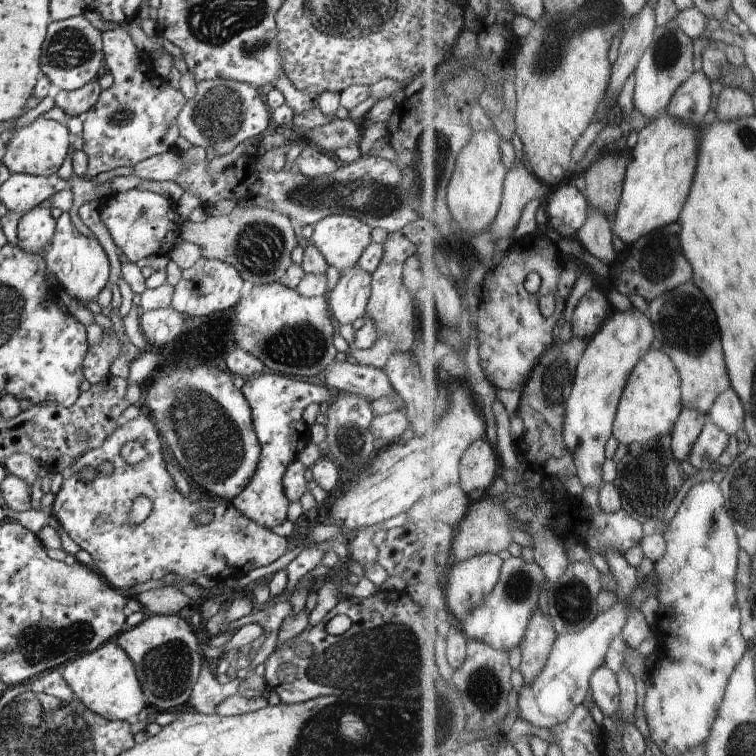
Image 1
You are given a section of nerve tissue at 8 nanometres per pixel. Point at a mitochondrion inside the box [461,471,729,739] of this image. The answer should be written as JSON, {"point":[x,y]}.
{"point":[572,600]}

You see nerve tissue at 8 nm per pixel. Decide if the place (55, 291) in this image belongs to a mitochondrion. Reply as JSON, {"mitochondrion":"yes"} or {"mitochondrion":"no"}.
{"mitochondrion":"no"}

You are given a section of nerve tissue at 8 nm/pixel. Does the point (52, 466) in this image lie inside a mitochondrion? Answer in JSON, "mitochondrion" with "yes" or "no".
{"mitochondrion":"no"}

